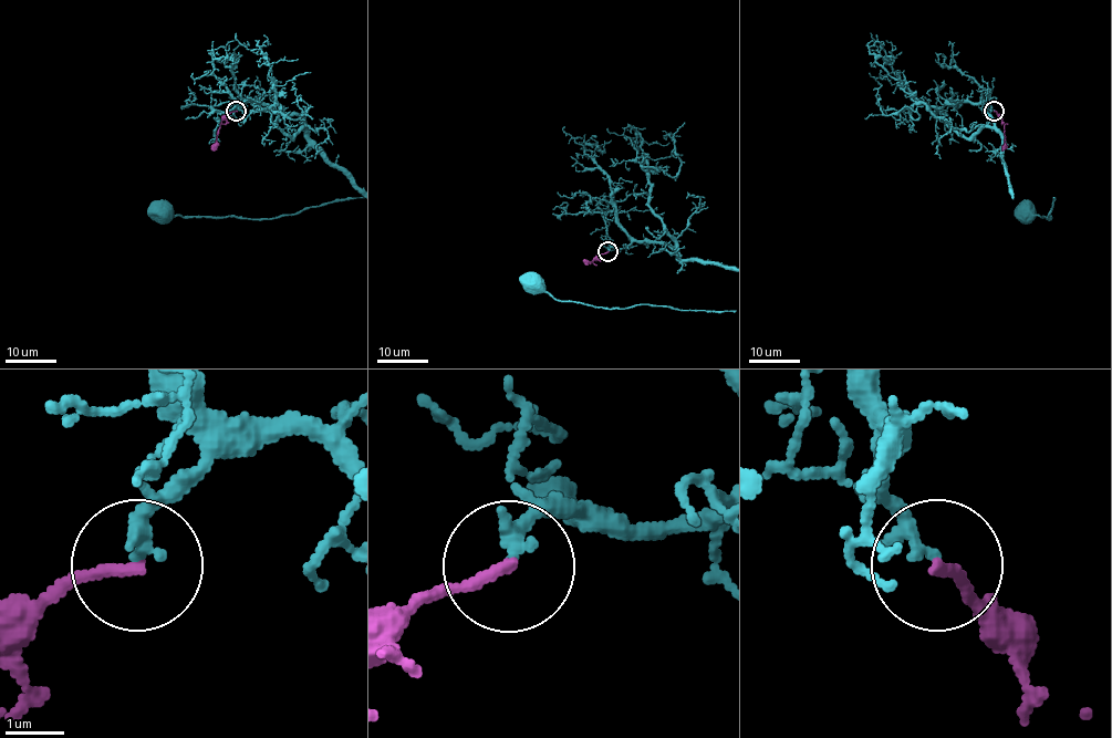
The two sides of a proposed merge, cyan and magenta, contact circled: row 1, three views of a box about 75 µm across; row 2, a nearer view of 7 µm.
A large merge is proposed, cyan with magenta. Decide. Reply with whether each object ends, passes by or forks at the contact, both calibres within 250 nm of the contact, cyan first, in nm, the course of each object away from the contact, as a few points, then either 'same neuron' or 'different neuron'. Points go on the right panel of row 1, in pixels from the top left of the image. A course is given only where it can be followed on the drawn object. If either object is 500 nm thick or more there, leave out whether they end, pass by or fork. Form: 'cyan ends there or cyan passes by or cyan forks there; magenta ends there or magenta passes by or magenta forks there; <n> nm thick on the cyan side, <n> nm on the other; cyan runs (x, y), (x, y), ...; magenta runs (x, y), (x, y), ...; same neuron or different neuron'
cyan ends there; magenta ends there; 240 nm thick on the cyan side, 180 nm on the other; magenta runs (994, 111), (1003, 122), (1005, 146), (1001, 151); different neuron

